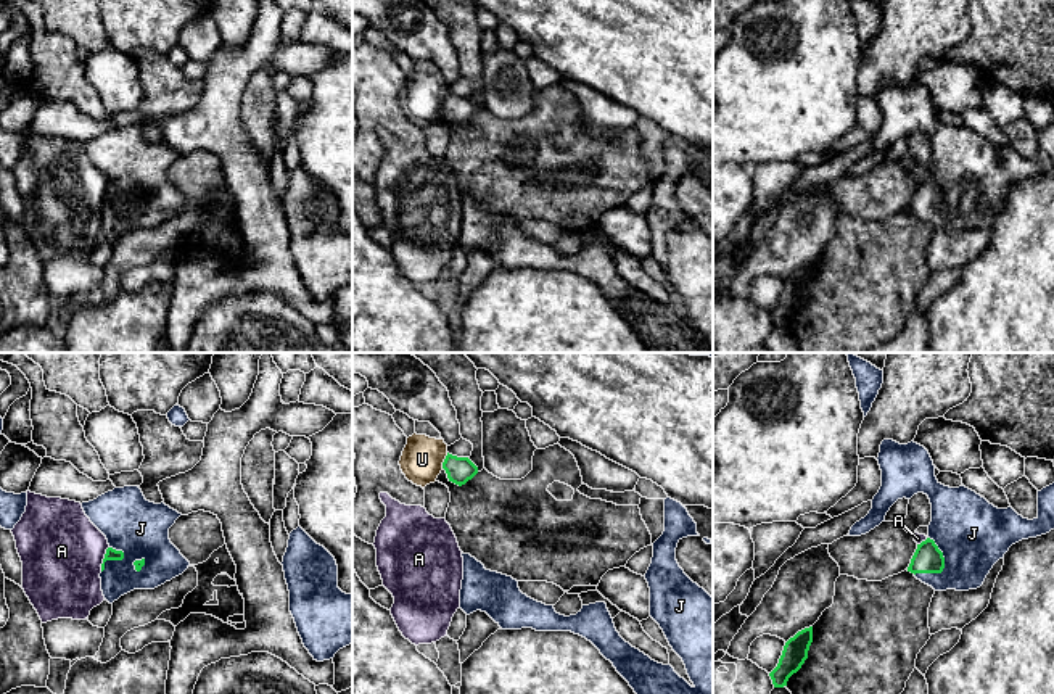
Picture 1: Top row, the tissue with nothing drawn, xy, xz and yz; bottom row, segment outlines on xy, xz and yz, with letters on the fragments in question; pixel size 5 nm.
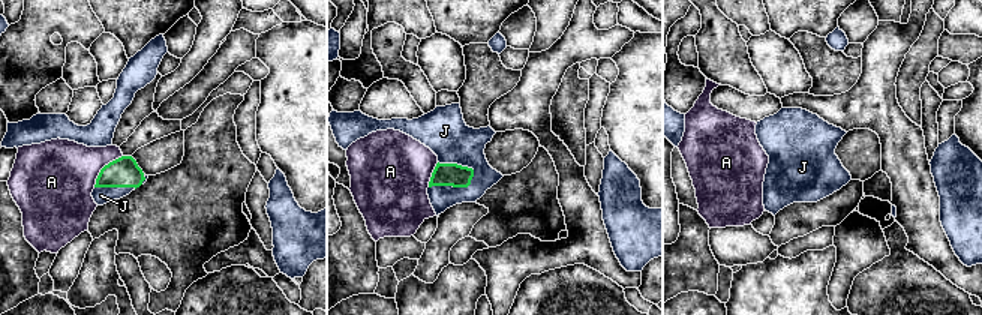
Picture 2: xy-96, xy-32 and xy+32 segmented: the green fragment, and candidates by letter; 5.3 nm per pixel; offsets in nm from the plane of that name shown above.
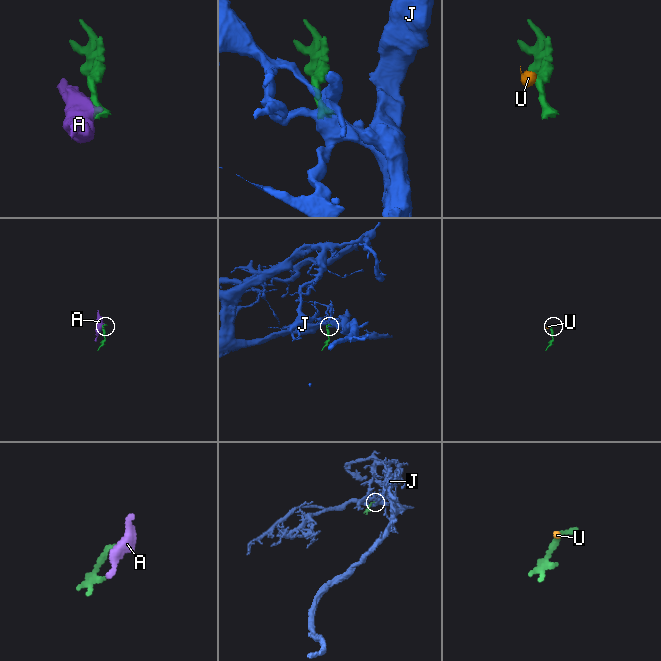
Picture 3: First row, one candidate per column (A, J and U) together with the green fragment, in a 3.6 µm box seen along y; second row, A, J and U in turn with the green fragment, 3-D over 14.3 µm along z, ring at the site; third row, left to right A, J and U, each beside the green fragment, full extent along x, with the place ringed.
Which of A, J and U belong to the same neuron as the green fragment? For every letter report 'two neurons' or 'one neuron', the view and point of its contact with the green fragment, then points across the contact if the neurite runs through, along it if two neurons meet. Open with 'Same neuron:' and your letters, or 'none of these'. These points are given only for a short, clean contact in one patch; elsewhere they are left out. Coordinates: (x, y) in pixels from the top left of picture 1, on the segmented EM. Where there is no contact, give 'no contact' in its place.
Same neuron: J
A: two neurons | xy (103, 559) | along xy (108, 546), (100, 570)
J: one neuron | yz (943, 567) | across yz (927, 559), (943, 567), (972, 533)
U: two neurons | xz (444, 461) | along xz (448, 453), (441, 467)

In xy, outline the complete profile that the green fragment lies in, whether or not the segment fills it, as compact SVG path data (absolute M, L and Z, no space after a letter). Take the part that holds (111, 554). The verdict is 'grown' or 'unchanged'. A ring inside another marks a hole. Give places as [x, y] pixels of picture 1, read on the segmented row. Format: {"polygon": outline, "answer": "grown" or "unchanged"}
{"polygon": "M138 486L114 488L82 502L82 509L109 544L100 573L109 604L134 589L154 589L188 568L169 539L169 528L182 514L146 501Z", "answer": "grown"}

